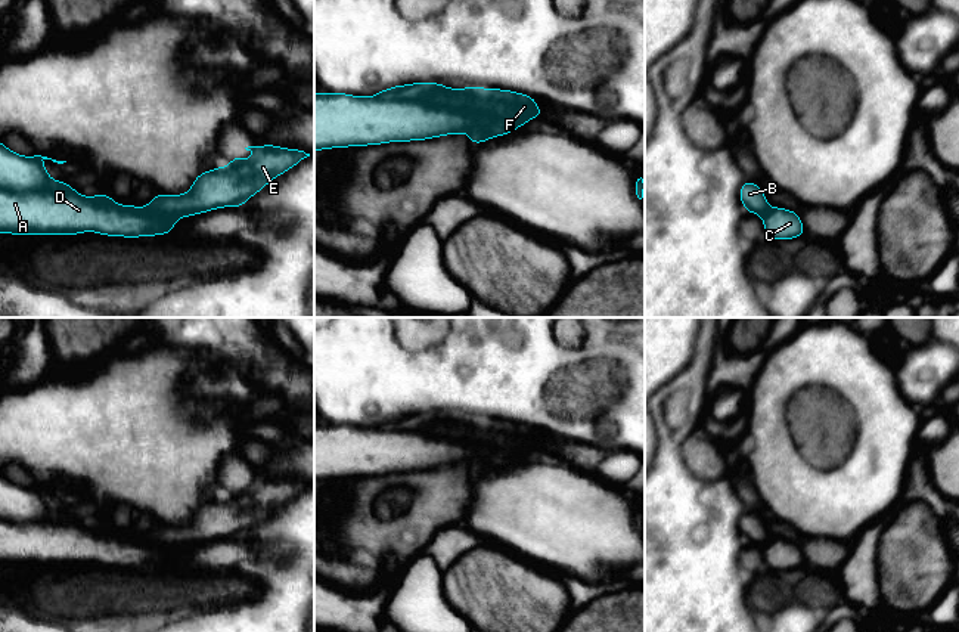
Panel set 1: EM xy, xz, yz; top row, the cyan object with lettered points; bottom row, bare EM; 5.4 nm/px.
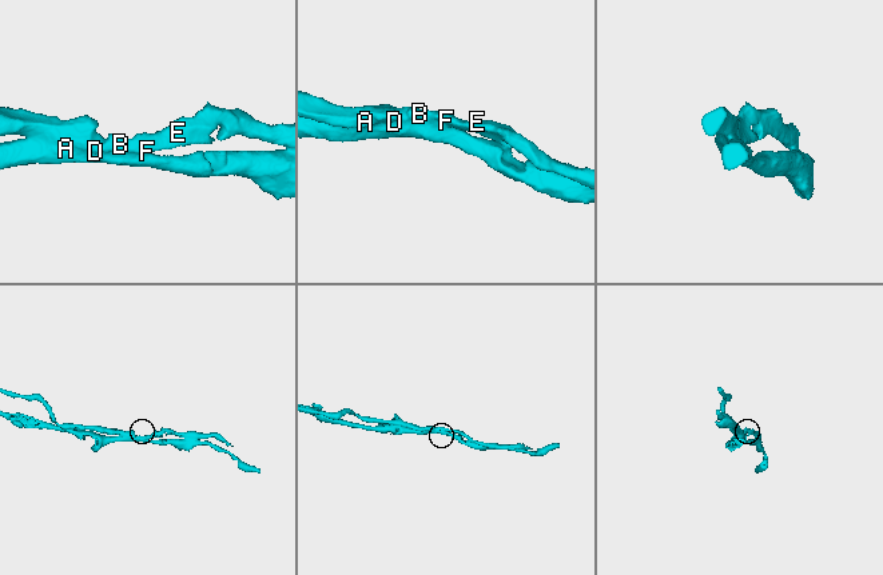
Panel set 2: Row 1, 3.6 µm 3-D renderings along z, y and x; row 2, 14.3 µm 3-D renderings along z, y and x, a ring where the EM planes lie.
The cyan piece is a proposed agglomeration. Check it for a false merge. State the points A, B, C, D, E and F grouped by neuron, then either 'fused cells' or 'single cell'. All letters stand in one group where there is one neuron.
A C D / B E F | fused cells

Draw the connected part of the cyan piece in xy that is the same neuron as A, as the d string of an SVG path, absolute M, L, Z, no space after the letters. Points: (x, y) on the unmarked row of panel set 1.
M0 518L0 564L10 566L78 566L94 563L106 567L140 569L168 566L177 548L168 548L109 530L83 527L78 523L13 523Z

